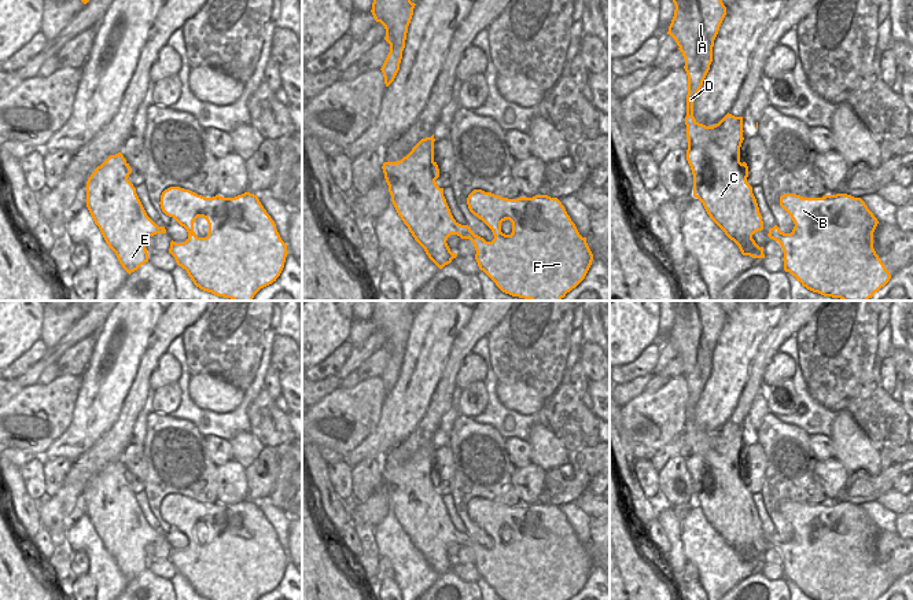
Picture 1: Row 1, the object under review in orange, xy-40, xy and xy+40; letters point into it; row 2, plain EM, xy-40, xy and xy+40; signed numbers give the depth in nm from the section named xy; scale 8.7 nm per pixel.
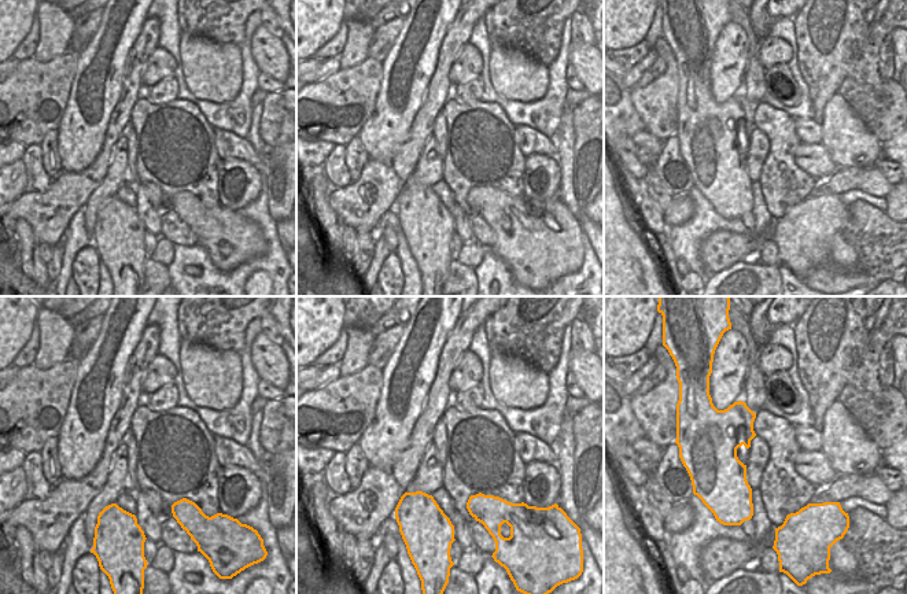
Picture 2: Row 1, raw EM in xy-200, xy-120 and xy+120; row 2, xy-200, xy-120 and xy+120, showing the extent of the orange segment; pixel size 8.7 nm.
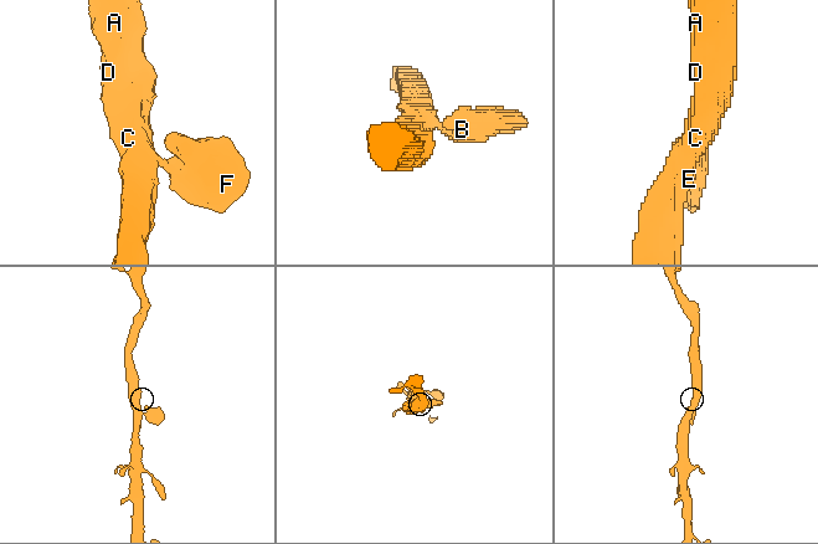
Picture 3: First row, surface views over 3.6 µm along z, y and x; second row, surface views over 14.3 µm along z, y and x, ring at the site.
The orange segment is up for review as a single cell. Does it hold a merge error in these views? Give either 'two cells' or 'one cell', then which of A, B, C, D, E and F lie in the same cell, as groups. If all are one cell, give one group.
one cell; A B C D E F

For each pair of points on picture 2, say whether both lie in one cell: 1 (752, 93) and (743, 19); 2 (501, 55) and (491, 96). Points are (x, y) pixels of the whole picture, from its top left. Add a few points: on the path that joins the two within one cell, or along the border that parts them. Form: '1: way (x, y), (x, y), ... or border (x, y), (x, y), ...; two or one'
1: way (754, 76), (752, 37); one
2: border (489, 56), (491, 87), (501, 96), (522, 102); two

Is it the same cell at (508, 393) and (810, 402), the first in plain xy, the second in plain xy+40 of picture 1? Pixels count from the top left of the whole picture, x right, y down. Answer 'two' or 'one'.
two

